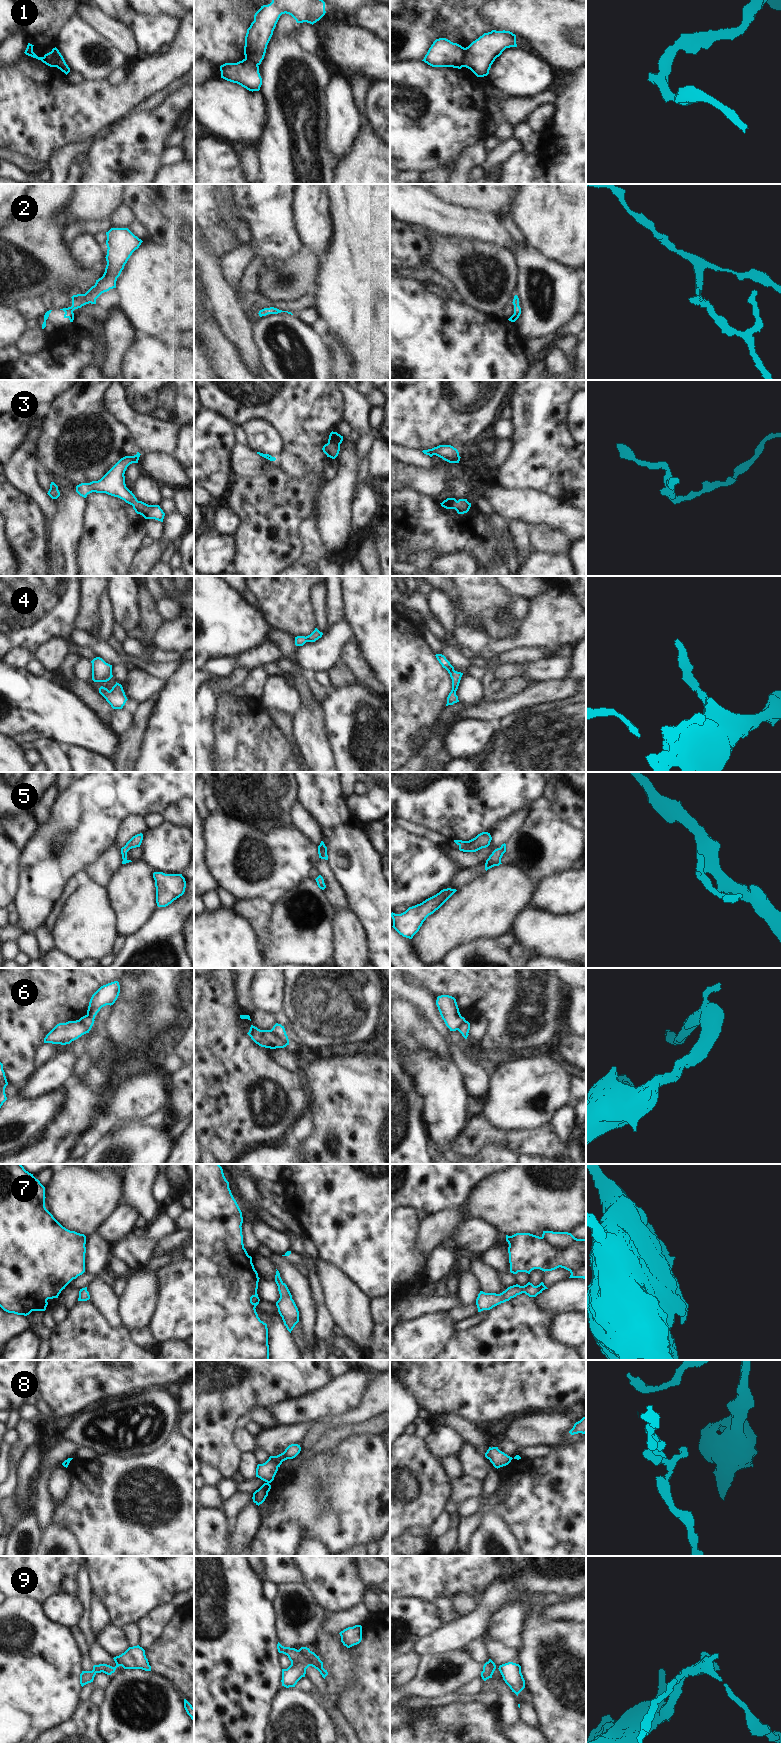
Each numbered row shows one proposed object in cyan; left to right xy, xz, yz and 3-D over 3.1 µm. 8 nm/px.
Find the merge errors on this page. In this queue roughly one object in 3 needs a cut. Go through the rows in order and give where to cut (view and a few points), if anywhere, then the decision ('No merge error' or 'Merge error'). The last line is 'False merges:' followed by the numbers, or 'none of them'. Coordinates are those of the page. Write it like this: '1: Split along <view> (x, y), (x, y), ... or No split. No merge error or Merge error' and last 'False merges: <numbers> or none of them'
1: Split along yz (465, 48), (463, 66). Merge error
2: No split. No merge error
3: No split. No merge error
4: No split. No merge error
5: No split. No merge error
6: Split along xz (269, 1030), (286, 1045). Merge error
7: No split. No merge error
8: Split along xy (67, 1459), (69, 1461). Merge error
9: No split. No merge error
False merges: 1, 6, 8

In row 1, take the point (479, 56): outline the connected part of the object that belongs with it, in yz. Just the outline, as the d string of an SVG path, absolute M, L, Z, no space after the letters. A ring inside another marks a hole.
M492 30L484 33L465 48L464 67L477 77L487 76L495 59L510 47L517 47L516 35L512 32Z

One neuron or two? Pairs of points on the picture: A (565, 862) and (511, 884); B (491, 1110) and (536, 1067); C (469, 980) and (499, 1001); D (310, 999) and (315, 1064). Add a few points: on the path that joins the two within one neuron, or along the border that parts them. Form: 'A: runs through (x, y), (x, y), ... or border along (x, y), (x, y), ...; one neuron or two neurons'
A: border along (509, 863), (519, 868), (538, 885); two neurons
B: runs through (502, 1101), (525, 1078); one neuron
C: runs through (476, 980), (492, 994); one neuron
D: border along (342, 1049), (319, 1052); two neurons

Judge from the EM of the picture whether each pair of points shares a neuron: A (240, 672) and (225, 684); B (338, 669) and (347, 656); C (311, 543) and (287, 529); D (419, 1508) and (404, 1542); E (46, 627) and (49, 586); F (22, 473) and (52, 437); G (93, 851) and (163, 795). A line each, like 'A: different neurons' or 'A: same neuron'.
A: same neuron
B: different neurons
C: different neurons
D: different neurons
E: same neuron
F: different neurons
G: same neuron

